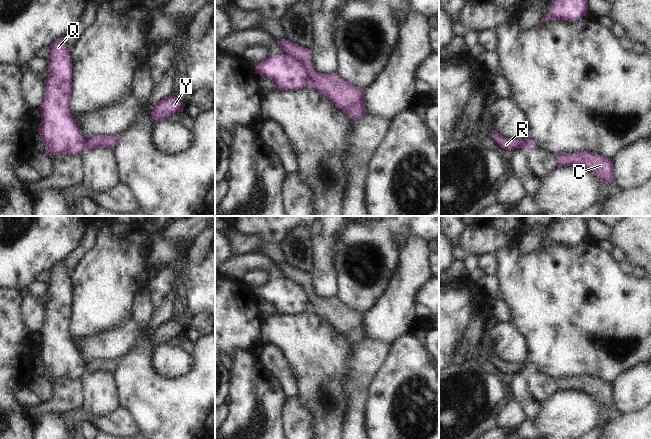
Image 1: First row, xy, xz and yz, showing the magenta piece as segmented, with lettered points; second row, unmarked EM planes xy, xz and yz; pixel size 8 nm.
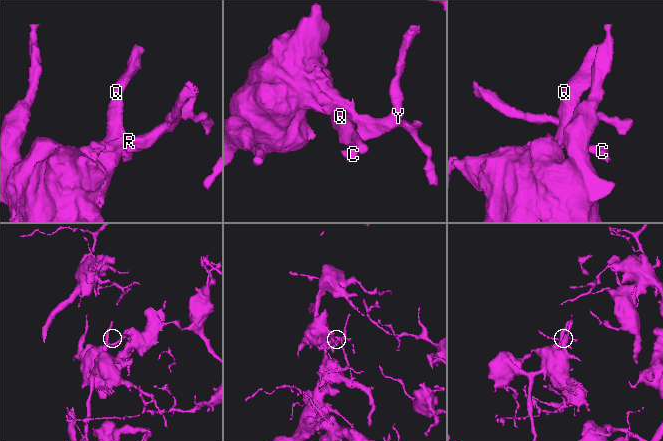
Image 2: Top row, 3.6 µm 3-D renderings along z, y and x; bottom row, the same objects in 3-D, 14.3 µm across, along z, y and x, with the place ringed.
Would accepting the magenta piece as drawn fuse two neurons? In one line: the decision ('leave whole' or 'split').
split

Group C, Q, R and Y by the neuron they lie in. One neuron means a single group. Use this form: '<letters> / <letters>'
C R Y / Q

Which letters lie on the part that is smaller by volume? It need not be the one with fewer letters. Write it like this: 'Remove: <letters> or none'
Remove: C, R, Y

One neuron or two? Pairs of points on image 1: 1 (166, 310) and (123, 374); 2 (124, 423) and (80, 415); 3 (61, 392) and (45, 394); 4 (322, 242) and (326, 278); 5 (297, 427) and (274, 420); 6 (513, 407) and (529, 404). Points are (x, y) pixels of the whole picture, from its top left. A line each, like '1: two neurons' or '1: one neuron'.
1: two neurons
2: one neuron
3: two neurons
4: one neuron
5: two neurons
6: two neurons

